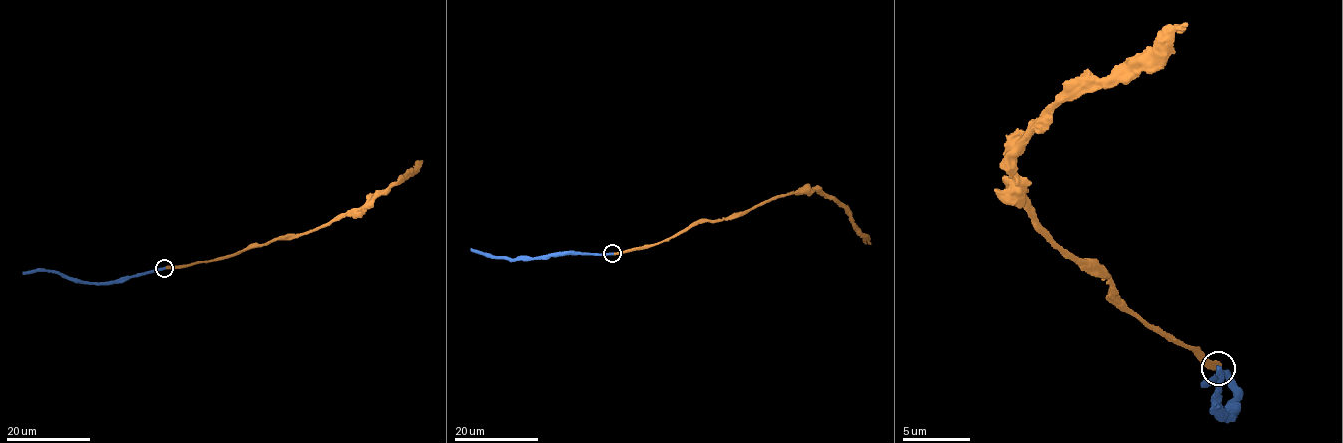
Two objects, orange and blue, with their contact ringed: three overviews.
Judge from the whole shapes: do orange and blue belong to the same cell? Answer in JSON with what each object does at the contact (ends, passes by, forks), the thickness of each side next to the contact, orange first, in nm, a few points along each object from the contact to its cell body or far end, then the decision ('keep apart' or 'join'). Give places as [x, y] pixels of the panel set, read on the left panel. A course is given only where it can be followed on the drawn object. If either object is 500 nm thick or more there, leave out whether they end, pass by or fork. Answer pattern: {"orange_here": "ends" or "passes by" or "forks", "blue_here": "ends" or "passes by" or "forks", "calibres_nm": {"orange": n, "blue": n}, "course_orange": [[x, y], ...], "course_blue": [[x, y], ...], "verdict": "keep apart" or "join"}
{"orange_here": "ends", "blue_here": "ends", "calibres_nm": {"orange": 400, "blue": 400}, "course_orange": [[165, 268], [224, 259], [252, 246], [288, 239], [345, 215], [357, 215], [423, 160]], "course_blue": [[164, 268], [100, 283], [77, 282], [50, 271], [23, 273]], "verdict": "join"}

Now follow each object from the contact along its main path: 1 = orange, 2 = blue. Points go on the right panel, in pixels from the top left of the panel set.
1: (1219, 369), (1117, 298), (1103, 274), (1029, 213), (1015, 152), (1083, 88), (1124, 78), (1188, 23)
2: (1219, 369), (1219, 403), (1229, 417), (1235, 389), (1225, 379), (1202, 386)

